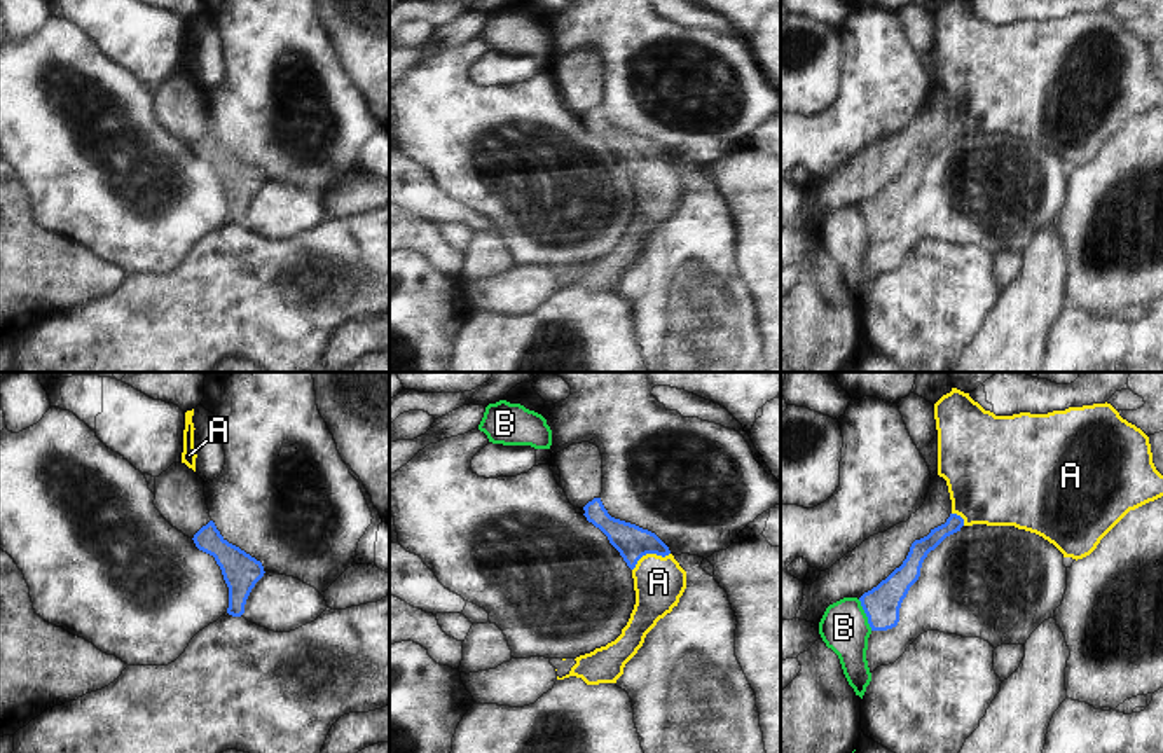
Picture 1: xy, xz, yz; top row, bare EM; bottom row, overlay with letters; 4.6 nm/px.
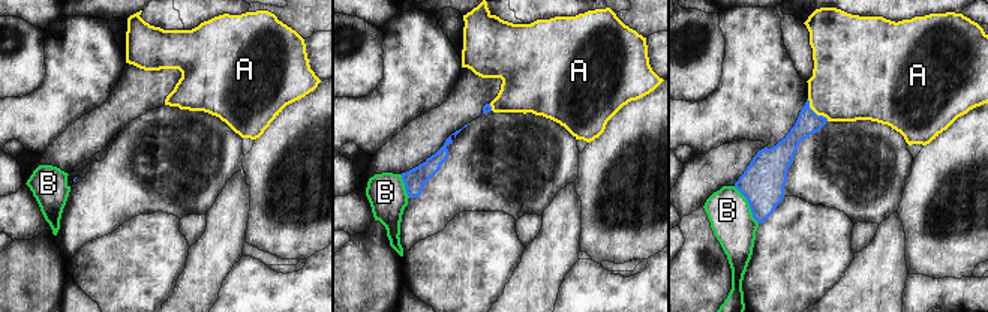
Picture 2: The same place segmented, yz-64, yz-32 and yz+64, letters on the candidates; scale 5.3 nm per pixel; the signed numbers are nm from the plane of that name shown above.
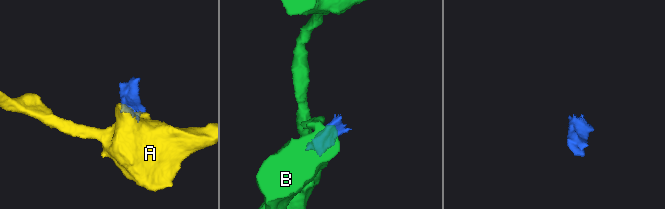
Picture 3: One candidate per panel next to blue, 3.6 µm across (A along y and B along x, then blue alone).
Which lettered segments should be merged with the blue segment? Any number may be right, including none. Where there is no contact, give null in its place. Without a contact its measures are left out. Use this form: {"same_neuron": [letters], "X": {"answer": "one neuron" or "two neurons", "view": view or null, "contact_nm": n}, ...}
{"same_neuron": ["A"], "A": {"answer": "one neuron", "view": "xz", "contact_nm": 190}, "B": {"answer": "two neurons", "view": "yz", "contact_nm": 160}}

